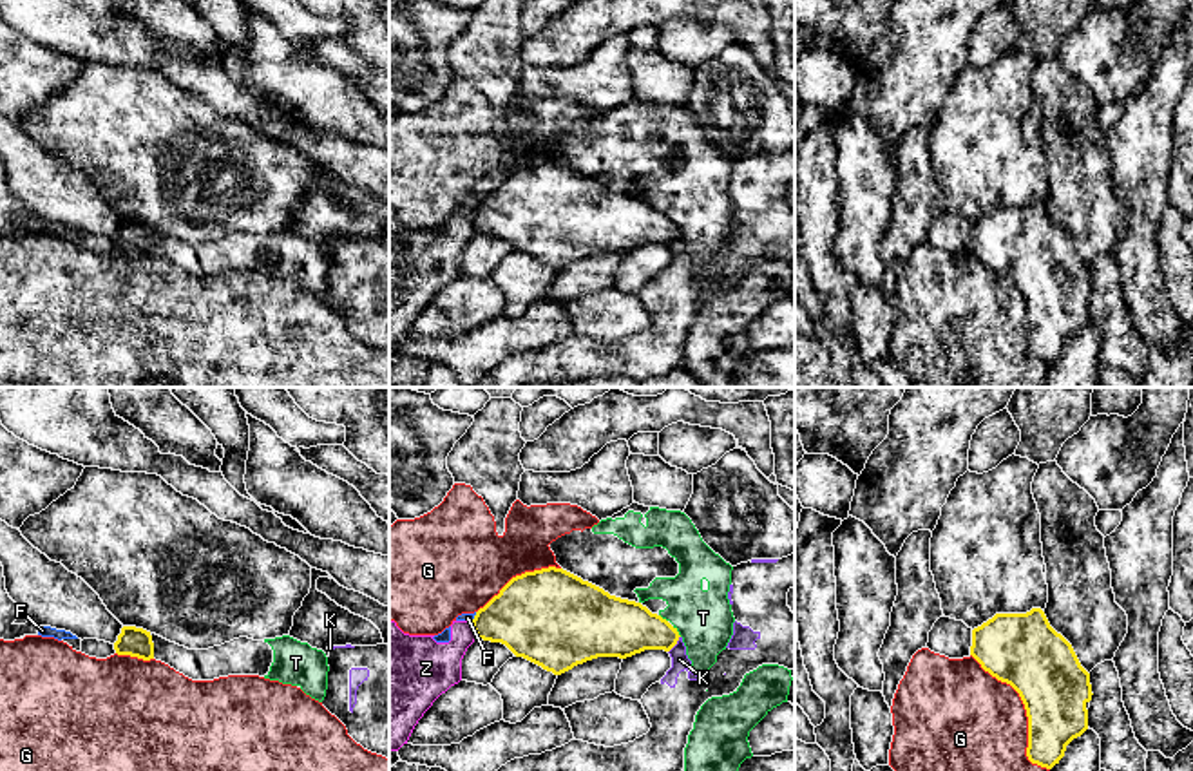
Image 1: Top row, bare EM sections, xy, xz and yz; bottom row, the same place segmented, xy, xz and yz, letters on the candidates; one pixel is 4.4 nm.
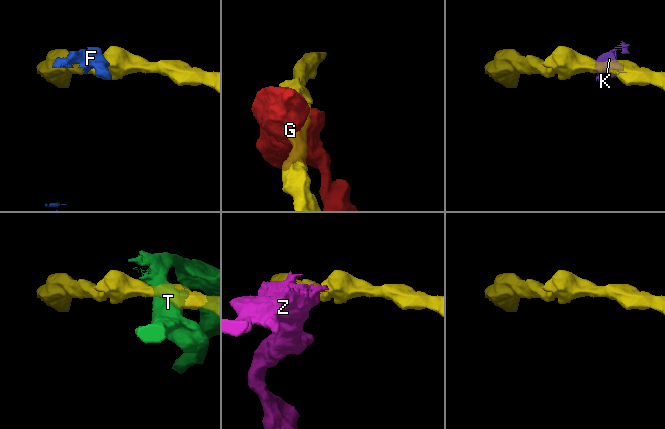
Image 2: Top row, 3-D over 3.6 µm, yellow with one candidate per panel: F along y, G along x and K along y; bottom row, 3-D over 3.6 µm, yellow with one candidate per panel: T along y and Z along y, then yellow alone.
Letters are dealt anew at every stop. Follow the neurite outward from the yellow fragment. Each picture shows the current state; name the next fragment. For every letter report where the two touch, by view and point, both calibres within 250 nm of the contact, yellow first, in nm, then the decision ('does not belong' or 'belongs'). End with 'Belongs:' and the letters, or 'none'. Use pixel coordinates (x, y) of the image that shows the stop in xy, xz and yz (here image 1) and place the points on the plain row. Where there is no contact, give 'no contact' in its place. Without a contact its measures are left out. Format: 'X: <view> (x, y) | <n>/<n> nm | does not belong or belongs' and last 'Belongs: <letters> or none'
F: xz (475, 212) | 360/40 nm | does not belong
G: yz (1027, 306) | 320/480 nm | does not belong
K: xz (676, 237) | 260/80 nm | does not belong
T: xz (677, 227) | 260/260 nm | does not belong
Z: xz (475, 227) | 320/240 nm | does not belong
Belongs: none

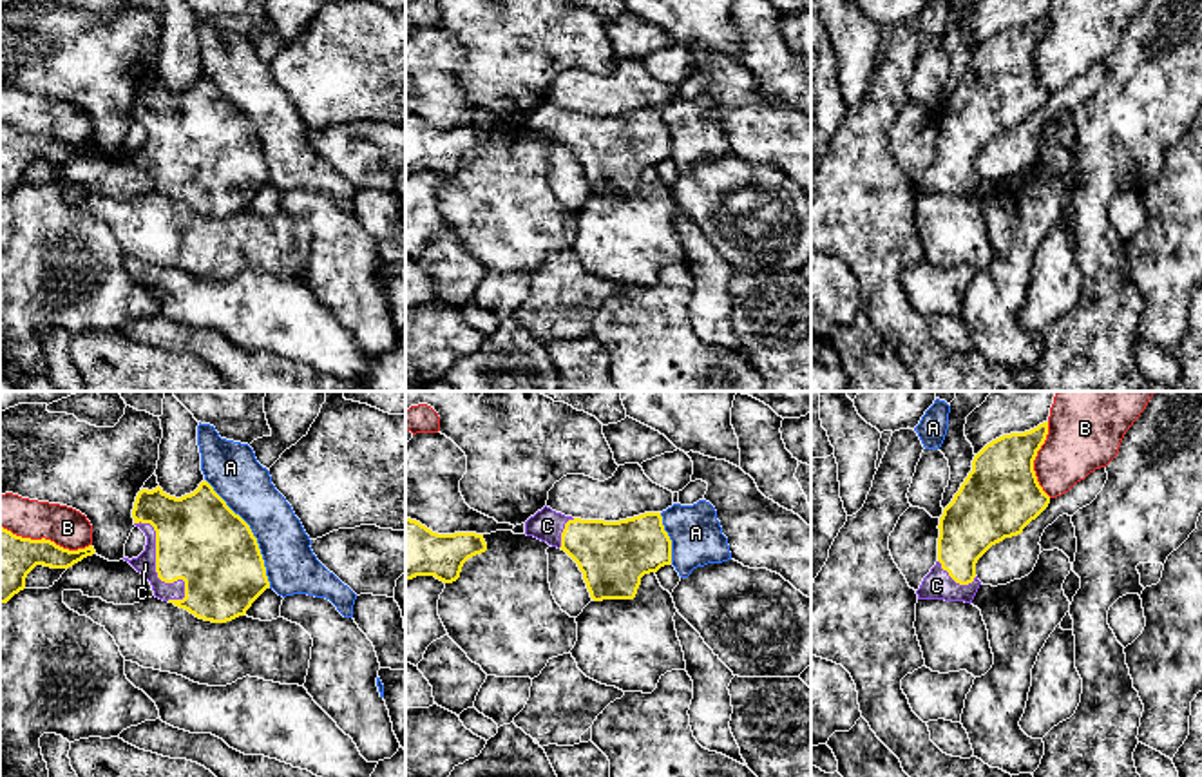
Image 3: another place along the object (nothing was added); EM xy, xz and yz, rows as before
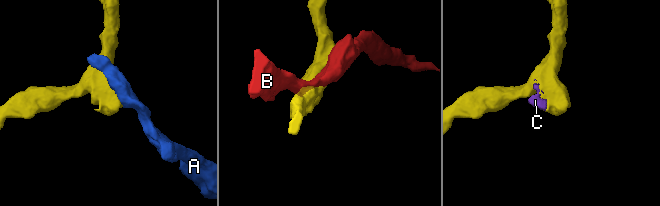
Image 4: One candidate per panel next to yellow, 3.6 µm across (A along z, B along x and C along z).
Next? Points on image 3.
A: xy (252, 127) | 380/240 nm | does not belong
B: xy (44, 133) | 260/180 nm | does not belong
C: xy (156, 160) | 380/90 nm | belongs
Belongs: C

